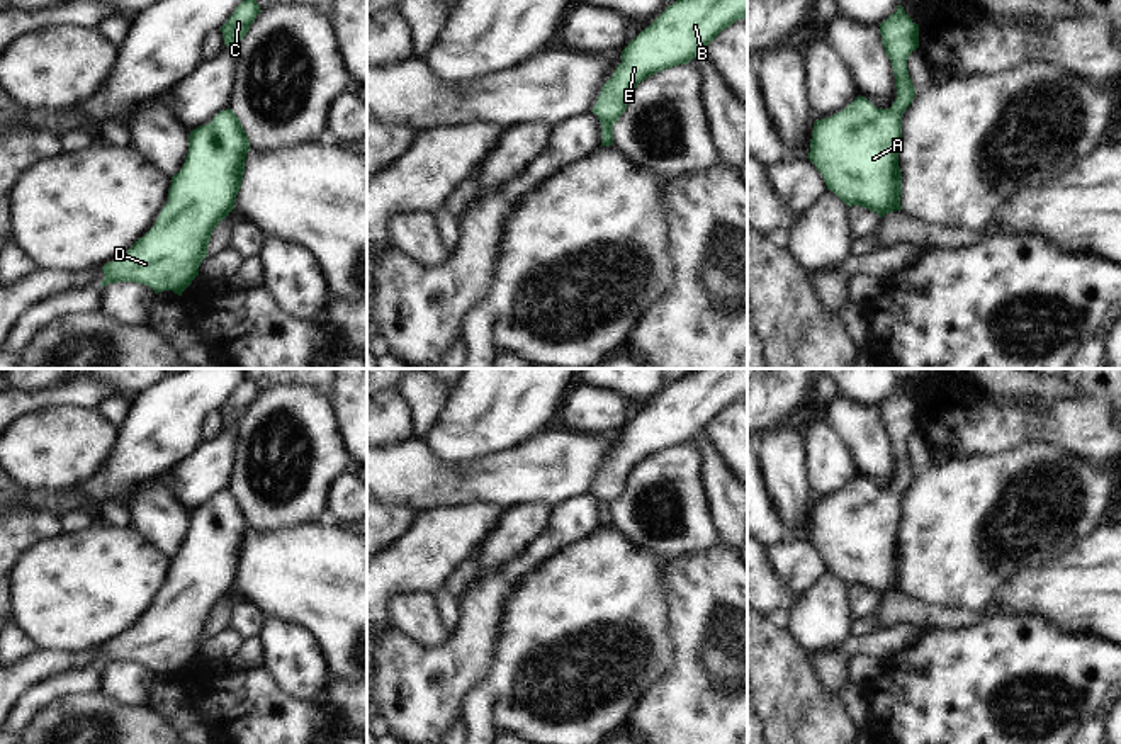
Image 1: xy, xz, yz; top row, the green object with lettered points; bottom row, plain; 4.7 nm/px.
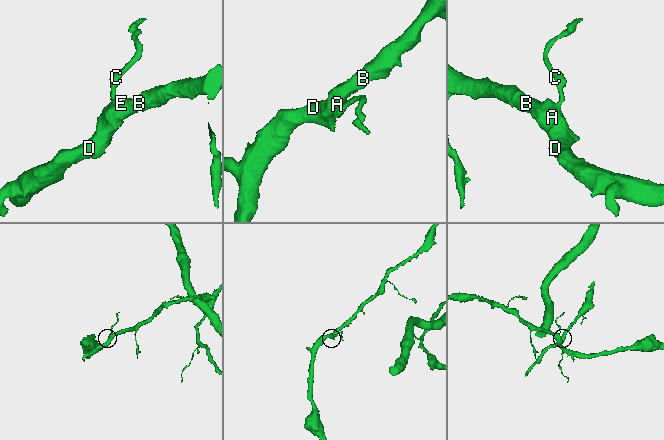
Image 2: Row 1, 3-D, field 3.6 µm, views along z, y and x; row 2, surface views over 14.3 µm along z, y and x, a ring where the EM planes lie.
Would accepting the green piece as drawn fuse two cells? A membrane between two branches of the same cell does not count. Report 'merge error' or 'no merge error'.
no merge error

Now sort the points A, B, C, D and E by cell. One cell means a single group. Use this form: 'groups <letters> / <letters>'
groups A B C D E

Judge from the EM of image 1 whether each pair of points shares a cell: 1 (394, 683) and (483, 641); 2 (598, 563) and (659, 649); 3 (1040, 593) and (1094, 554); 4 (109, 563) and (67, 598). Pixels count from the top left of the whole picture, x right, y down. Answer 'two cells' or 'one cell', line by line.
1: one cell
2: one cell
3: one cell
4: one cell

